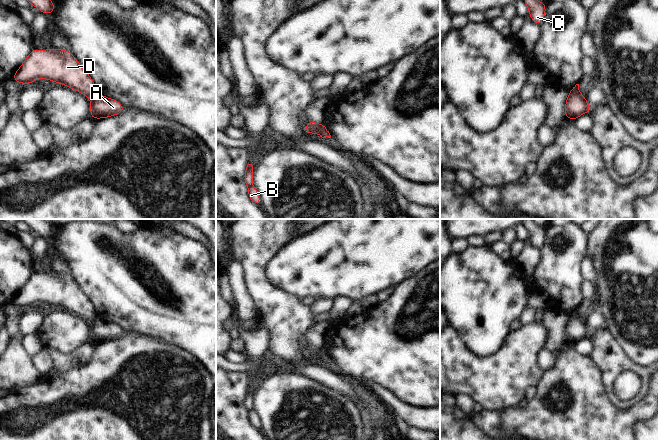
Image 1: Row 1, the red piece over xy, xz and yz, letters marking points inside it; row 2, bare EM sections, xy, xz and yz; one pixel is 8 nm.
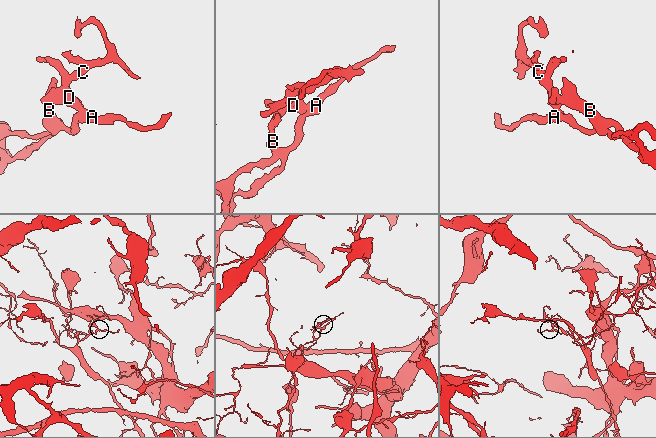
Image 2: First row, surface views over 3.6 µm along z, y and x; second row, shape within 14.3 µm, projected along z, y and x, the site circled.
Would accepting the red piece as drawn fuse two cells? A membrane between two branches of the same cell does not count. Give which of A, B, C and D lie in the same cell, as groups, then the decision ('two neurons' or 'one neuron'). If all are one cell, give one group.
A B / C D | two neurons

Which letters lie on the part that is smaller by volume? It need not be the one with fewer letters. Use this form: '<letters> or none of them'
C, D

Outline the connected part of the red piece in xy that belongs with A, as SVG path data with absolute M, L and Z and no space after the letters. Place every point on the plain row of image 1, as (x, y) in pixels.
M97 316L90 322L90 327L90 341L95 344L108 342L126 334L117 324L107 322Z

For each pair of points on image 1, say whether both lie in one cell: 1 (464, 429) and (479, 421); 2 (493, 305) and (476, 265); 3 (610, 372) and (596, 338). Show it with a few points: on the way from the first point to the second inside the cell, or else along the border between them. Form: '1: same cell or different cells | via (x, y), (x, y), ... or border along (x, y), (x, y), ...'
1: different cells | border along (472, 414), (474, 424), (479, 429)
2: same cell | via (490, 295), (490, 281), (484, 275)
3: same cell | via (610, 364), (610, 358), (604, 346)

